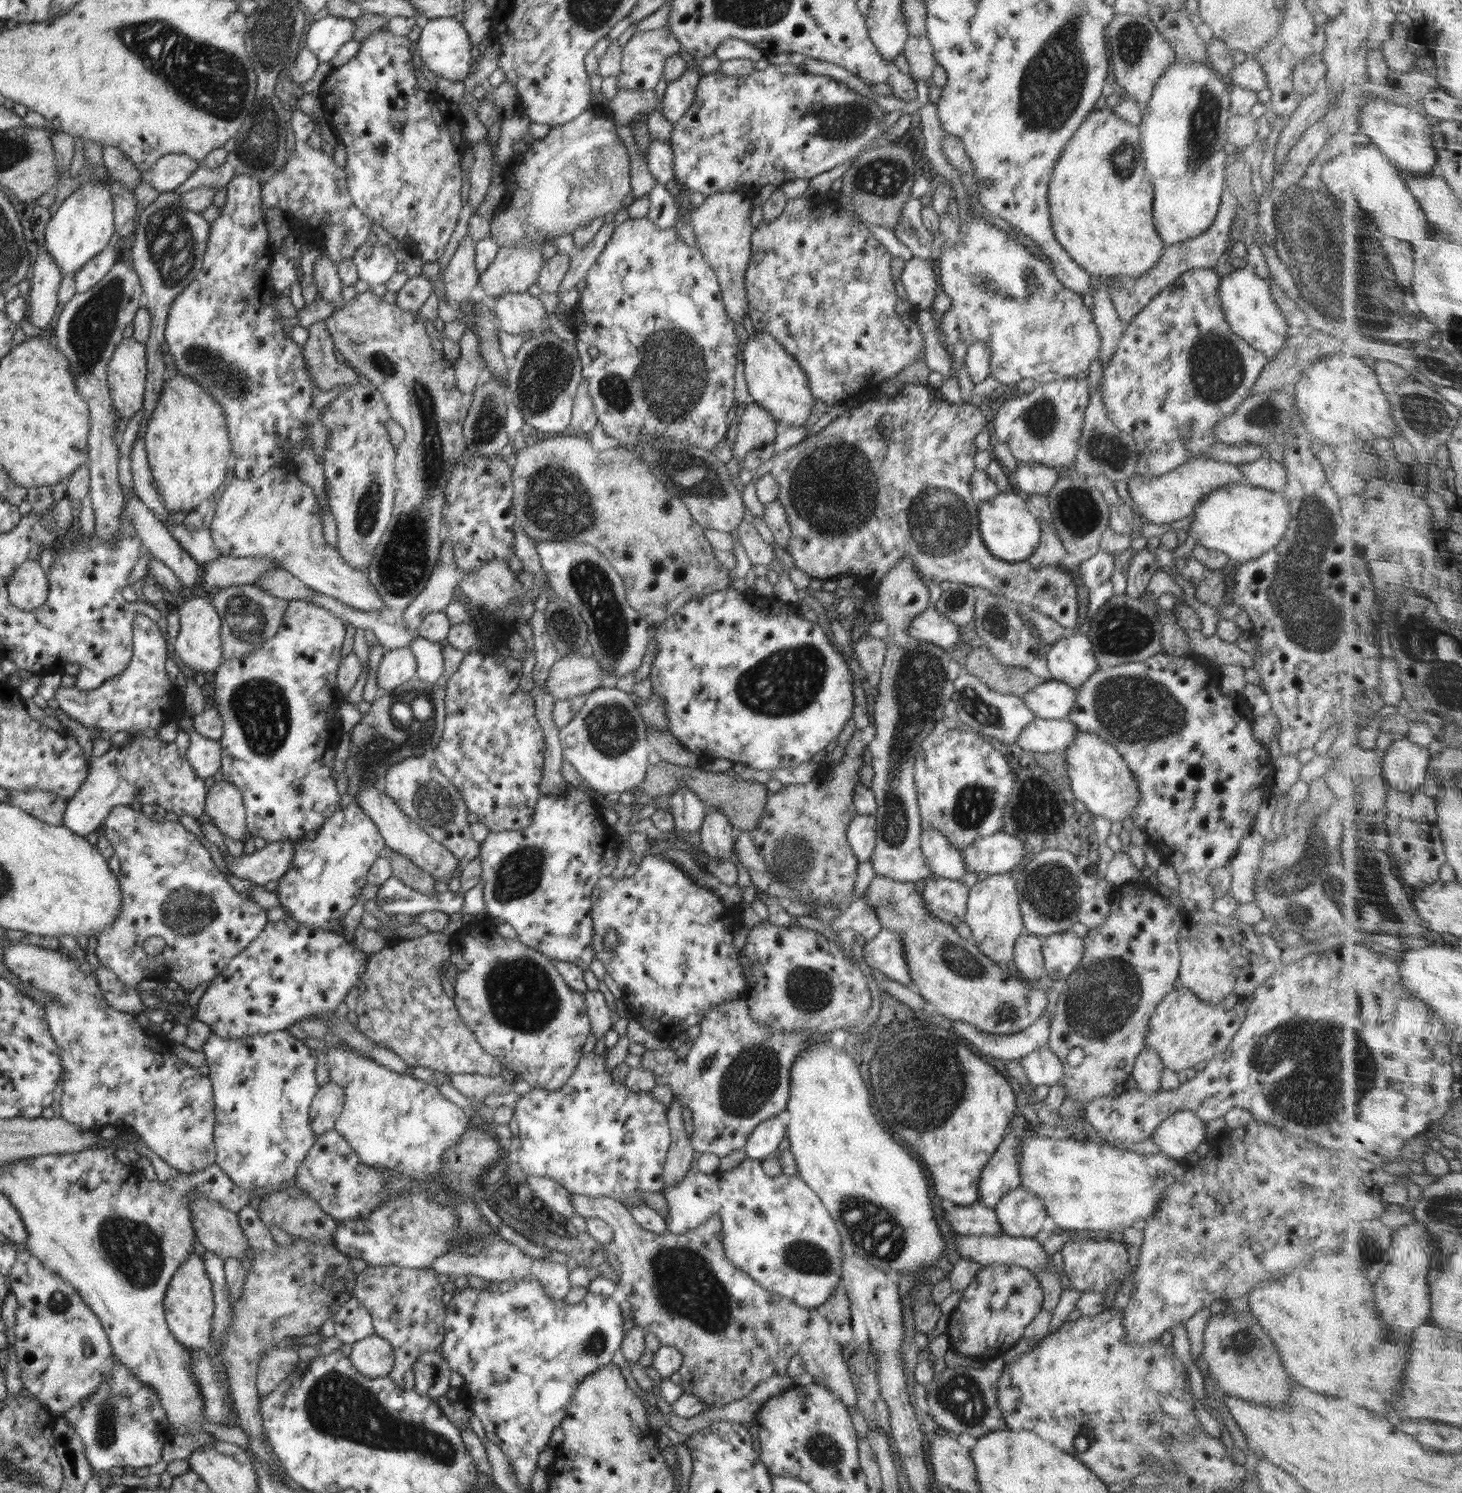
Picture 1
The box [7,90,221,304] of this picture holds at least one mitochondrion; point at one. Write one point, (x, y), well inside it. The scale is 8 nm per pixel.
(170, 241)

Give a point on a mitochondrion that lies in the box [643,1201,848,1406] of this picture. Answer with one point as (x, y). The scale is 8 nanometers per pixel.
(685, 1285)

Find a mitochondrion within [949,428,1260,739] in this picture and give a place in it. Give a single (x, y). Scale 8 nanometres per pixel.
(1121, 630)

